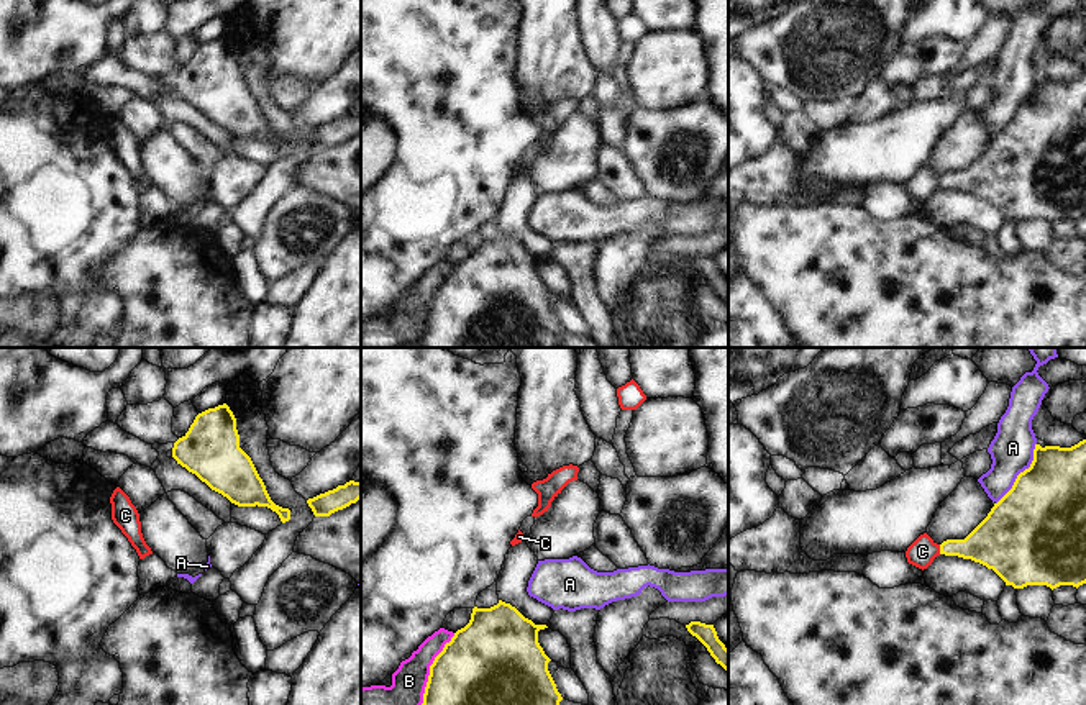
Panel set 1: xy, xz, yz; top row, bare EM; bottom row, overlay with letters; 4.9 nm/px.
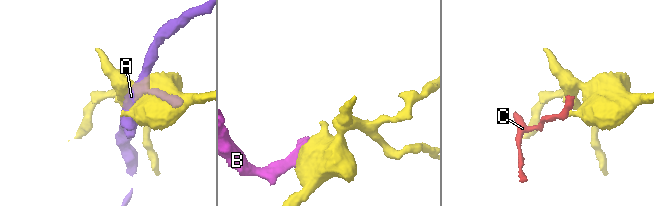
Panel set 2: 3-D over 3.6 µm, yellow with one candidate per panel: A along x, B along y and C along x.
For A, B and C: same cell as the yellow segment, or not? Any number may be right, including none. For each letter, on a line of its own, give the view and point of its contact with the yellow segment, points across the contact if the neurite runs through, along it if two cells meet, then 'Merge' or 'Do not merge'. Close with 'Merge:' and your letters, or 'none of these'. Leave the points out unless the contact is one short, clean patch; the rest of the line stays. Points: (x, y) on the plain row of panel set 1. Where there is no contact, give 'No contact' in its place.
A: Touches yellow at yz (1021, 105). Do not merge
B: Touches yellow at xz (430, 304). Boundary: xz (455, 266), (430, 299), (424, 335), (419, 340). Do not merge
C: Touches yellow at yz (940, 182). Boundary: yz (939, 177), (940, 186). Do not merge
Merge: none of these

